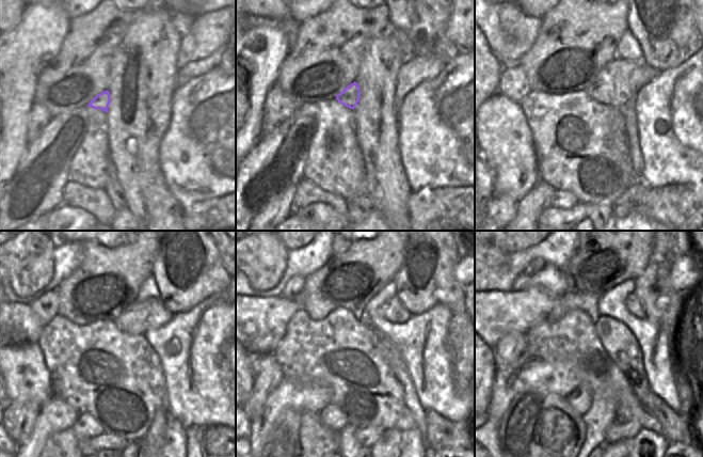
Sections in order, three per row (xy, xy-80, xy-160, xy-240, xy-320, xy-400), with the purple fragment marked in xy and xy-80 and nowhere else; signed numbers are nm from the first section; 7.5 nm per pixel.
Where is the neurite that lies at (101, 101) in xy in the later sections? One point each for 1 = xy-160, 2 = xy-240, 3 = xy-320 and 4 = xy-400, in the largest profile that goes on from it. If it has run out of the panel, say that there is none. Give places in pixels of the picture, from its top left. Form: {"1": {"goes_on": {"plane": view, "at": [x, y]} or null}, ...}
{"1": {"goes_on": {"plane": "xy-160", "at": [620, 80]}}, "2": {"goes_on": {"plane": "xy-240", "at": [139, 318]}}, "3": {"goes_on": {"plane": "xy-320", "at": [393, 310]}}, "4": {"goes_on": {"plane": "xy-400", "at": [634, 304]}}}

